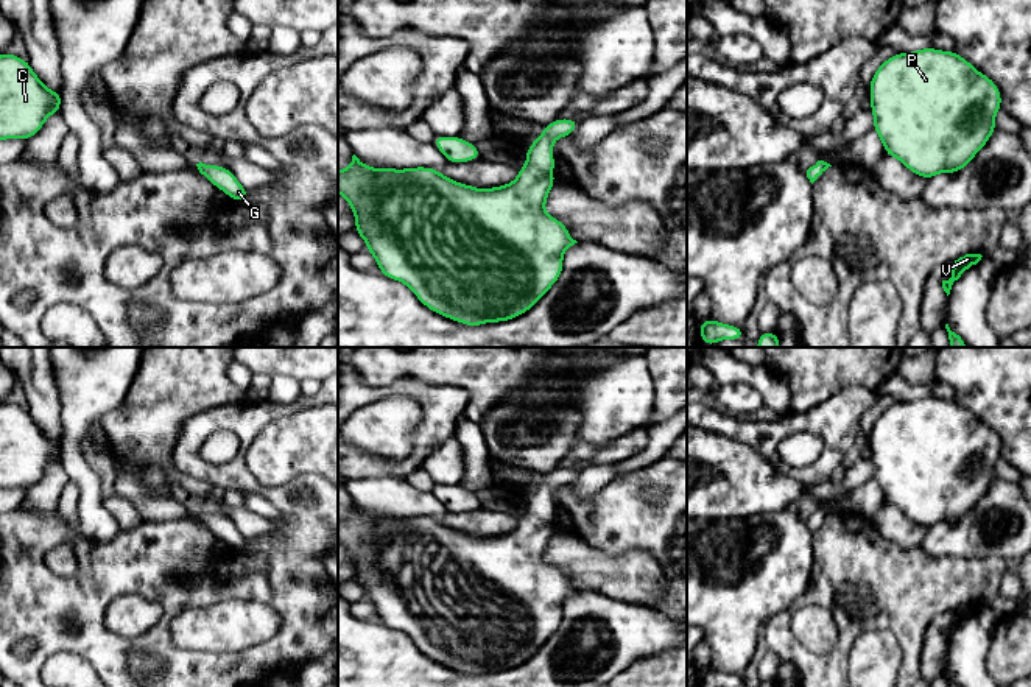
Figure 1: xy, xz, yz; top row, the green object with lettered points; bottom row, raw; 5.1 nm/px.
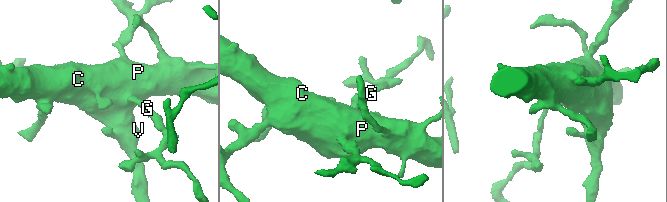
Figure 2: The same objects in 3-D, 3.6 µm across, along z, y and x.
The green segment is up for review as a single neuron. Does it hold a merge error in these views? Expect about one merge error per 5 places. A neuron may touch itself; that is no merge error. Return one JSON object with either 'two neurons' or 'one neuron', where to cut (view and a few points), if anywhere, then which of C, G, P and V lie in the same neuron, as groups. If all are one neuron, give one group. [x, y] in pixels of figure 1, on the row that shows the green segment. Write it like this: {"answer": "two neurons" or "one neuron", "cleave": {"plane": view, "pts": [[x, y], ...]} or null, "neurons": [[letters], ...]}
{"answer": "one neuron", "cleave": null, "neurons": [["C", "G", "P", "V"]]}

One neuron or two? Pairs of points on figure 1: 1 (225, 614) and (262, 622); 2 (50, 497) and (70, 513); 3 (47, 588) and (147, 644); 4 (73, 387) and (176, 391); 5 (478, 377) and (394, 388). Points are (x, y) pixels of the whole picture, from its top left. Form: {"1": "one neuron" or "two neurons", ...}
{"1": "one neuron", "2": "two neurons", "3": "one neuron", "4": "two neurons", "5": "two neurons"}

